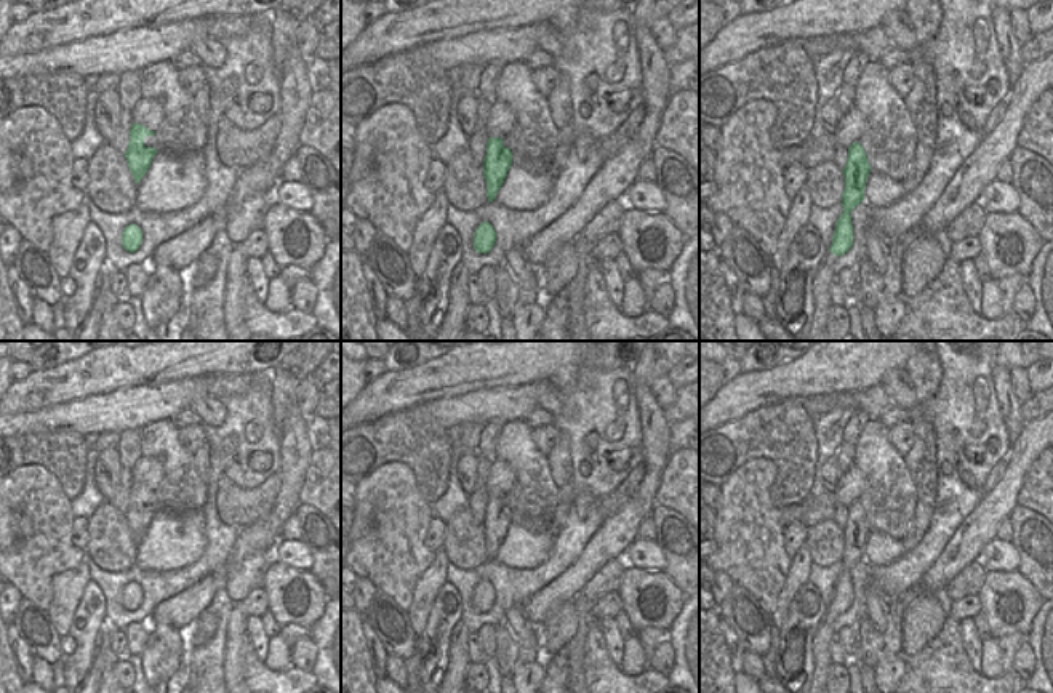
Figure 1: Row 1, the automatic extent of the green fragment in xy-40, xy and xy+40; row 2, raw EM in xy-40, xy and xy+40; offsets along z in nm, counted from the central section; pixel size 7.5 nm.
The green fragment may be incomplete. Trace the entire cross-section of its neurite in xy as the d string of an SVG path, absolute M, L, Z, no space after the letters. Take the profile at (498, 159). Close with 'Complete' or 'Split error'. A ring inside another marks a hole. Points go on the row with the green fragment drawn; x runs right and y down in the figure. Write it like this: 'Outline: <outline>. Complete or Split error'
Outline: M488 138L486 155L483 158L483 178L486 181L488 202L496 198L506 174L512 165L512 152L502 146L502 138Z. Complete.

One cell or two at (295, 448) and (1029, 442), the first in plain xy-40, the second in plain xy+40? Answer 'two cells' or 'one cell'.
two cells

